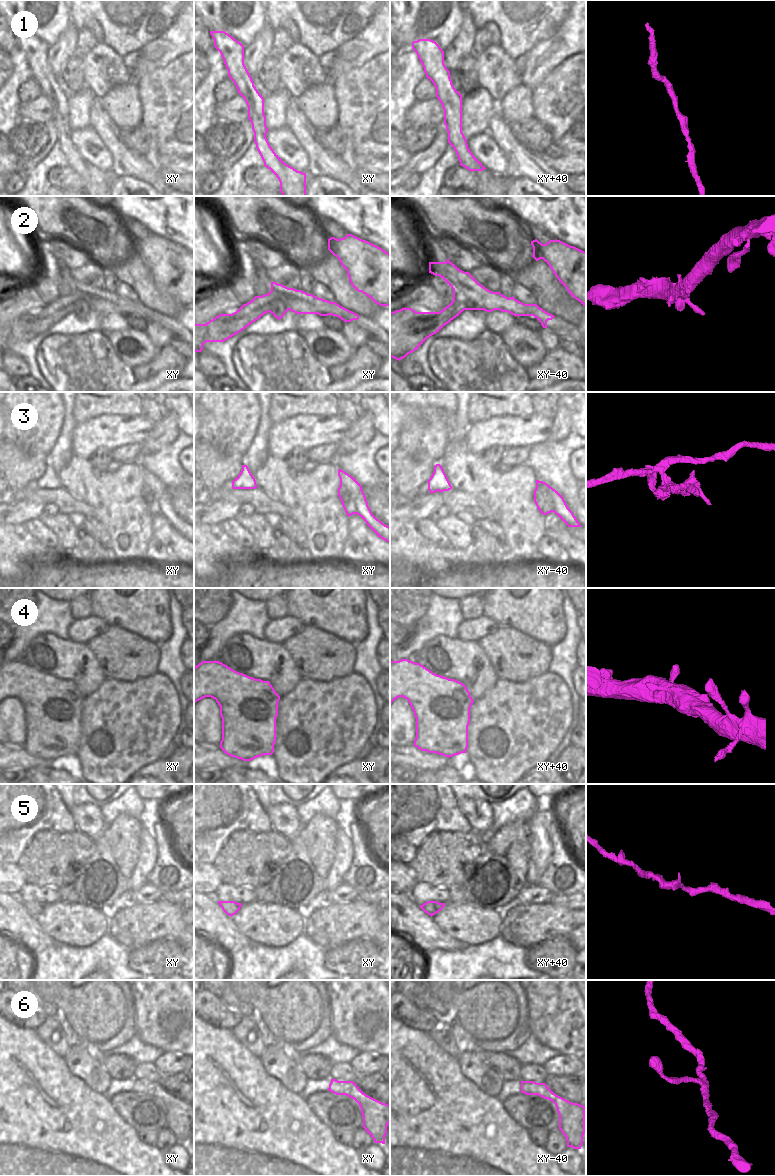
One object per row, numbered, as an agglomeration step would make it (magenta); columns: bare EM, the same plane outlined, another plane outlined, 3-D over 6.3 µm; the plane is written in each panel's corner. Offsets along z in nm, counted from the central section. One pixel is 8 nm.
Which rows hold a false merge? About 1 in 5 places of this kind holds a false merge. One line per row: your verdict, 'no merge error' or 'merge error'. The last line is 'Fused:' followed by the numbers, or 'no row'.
1: no merge error
2: no merge error
3: no merge error
4: no merge error
5: no merge error
6: no merge error
Fused: no row

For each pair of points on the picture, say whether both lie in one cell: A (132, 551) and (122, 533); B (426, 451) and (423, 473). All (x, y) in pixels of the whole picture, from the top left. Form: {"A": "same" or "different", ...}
{"A": "same", "B": "different"}

